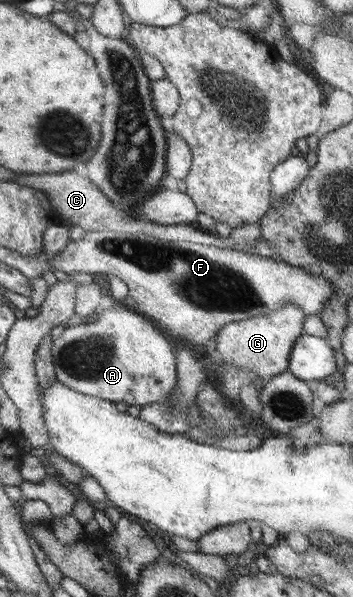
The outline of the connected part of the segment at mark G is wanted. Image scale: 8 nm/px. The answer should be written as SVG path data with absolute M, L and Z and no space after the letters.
M283 304L281 308L265 316L253 316L225 324L215 337L215 347L227 364L239 366L249 374L269 379L289 367L291 349L297 337L303 334L305 319L303 310L297 304Z

